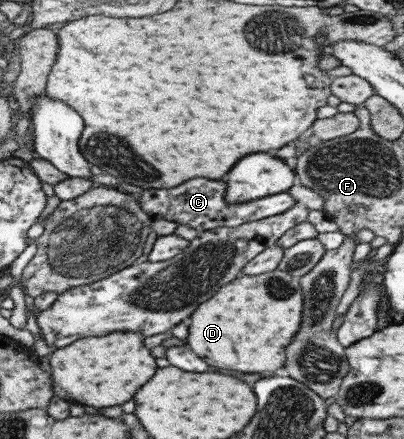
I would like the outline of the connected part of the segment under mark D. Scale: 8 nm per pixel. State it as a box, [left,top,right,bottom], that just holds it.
[186,268,302,373]

